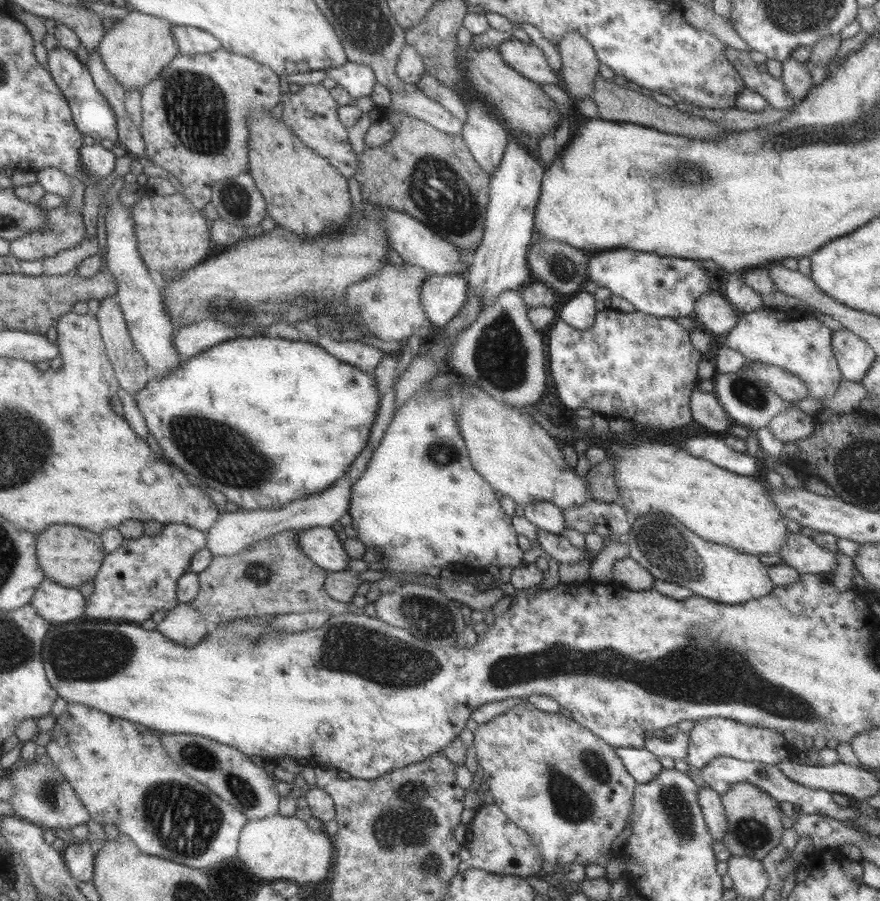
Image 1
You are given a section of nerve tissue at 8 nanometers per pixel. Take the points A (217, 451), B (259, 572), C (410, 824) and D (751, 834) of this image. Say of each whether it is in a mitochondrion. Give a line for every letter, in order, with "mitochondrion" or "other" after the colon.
A: mitochondrion
B: mitochondrion
C: mitochondrion
D: mitochondrion

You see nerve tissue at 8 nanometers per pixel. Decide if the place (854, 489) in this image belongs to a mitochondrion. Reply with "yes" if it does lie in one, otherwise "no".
no

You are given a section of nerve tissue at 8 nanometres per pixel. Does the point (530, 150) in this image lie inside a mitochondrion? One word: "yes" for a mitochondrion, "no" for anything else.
no

